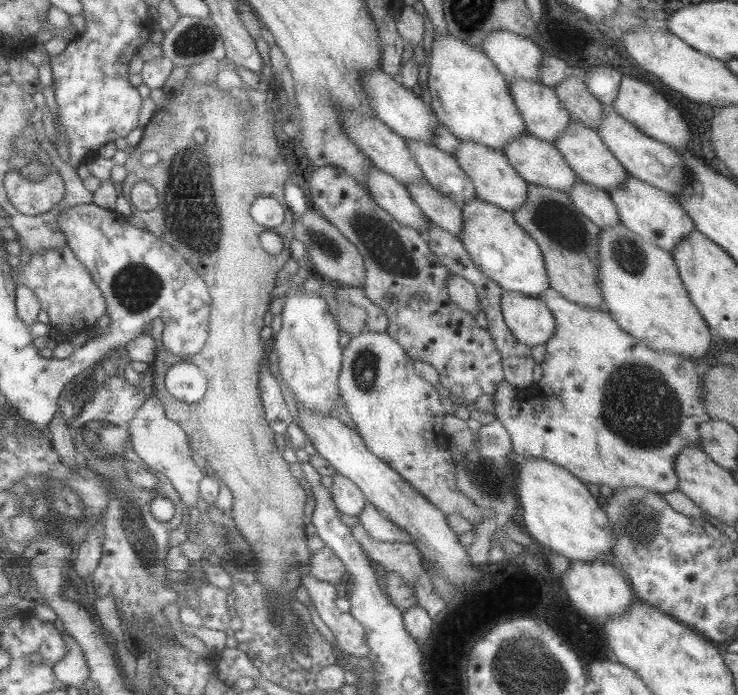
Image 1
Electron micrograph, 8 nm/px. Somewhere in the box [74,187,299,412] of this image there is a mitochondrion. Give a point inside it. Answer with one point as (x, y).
(136, 287)

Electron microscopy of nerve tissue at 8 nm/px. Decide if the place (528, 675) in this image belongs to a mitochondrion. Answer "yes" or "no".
yes

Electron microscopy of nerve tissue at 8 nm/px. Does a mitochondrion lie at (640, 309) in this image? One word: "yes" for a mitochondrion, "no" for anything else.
no

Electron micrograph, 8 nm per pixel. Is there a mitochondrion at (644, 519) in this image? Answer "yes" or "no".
yes

